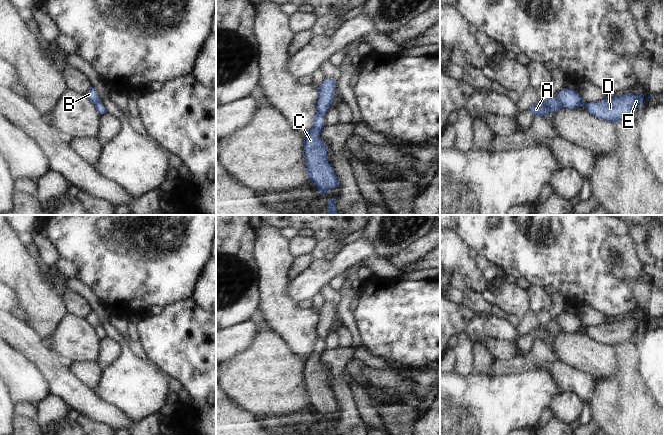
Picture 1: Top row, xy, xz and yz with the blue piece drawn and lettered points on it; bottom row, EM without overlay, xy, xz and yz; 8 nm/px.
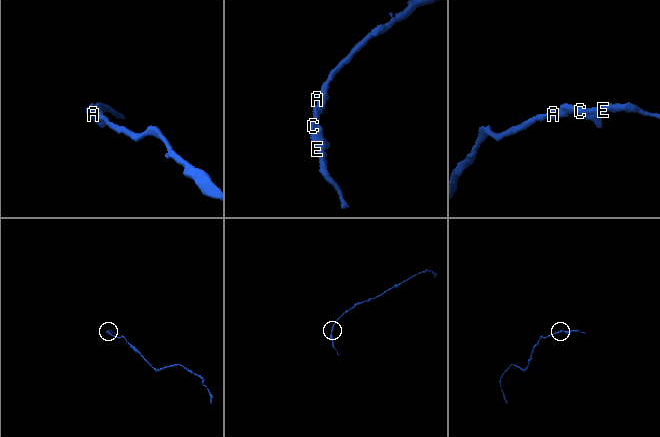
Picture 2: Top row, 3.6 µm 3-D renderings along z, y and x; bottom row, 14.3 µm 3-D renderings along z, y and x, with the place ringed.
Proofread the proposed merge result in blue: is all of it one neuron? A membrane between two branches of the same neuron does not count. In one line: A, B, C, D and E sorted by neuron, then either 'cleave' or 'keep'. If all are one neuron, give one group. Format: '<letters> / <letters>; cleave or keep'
A / B C D E; cleave

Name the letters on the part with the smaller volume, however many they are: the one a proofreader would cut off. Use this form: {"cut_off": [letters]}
{"cut_off": ["B", "C", "D", "E"]}

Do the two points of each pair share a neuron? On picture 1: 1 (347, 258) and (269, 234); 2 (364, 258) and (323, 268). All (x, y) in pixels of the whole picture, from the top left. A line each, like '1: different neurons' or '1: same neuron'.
1: different neurons
2: same neuron

